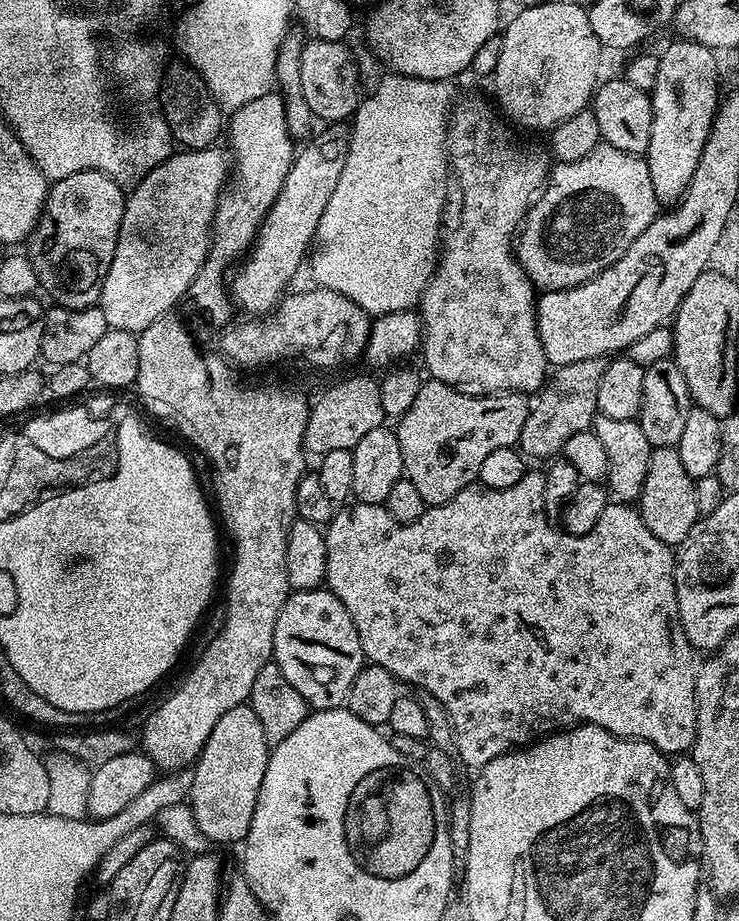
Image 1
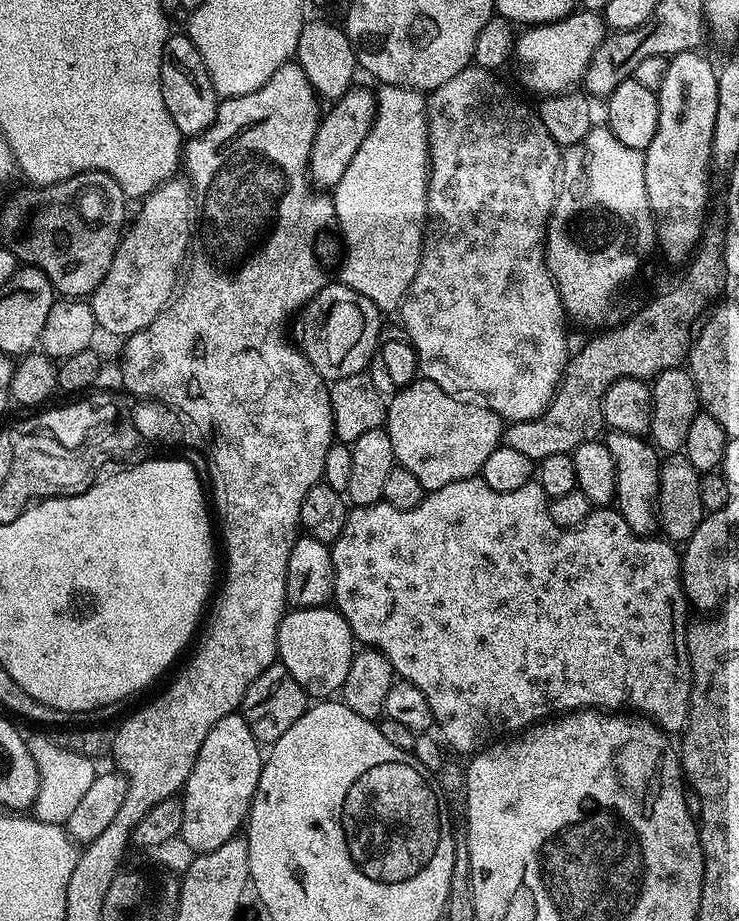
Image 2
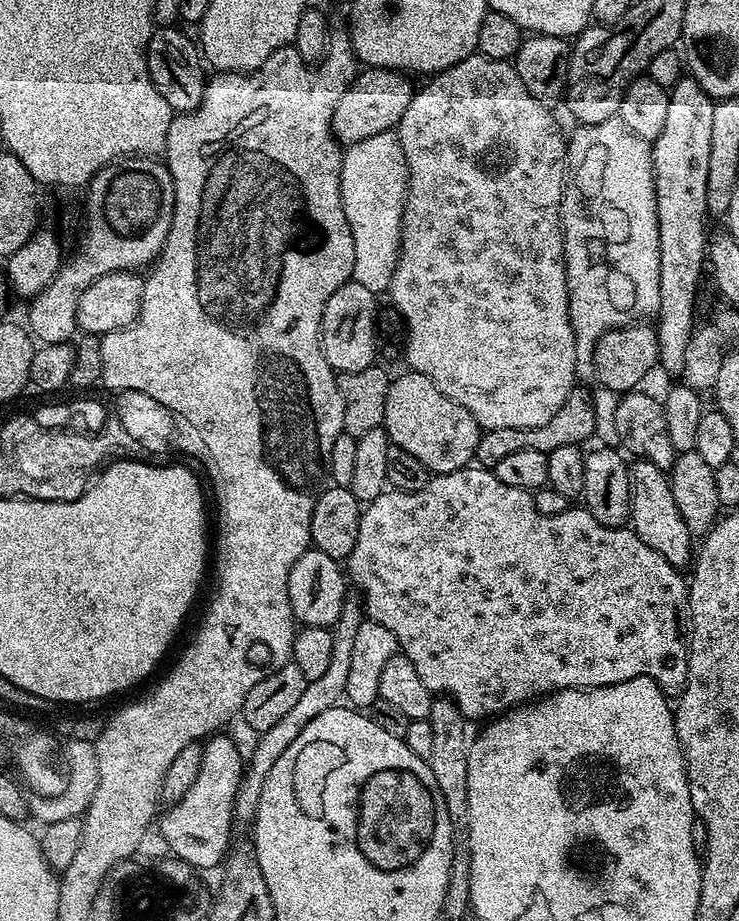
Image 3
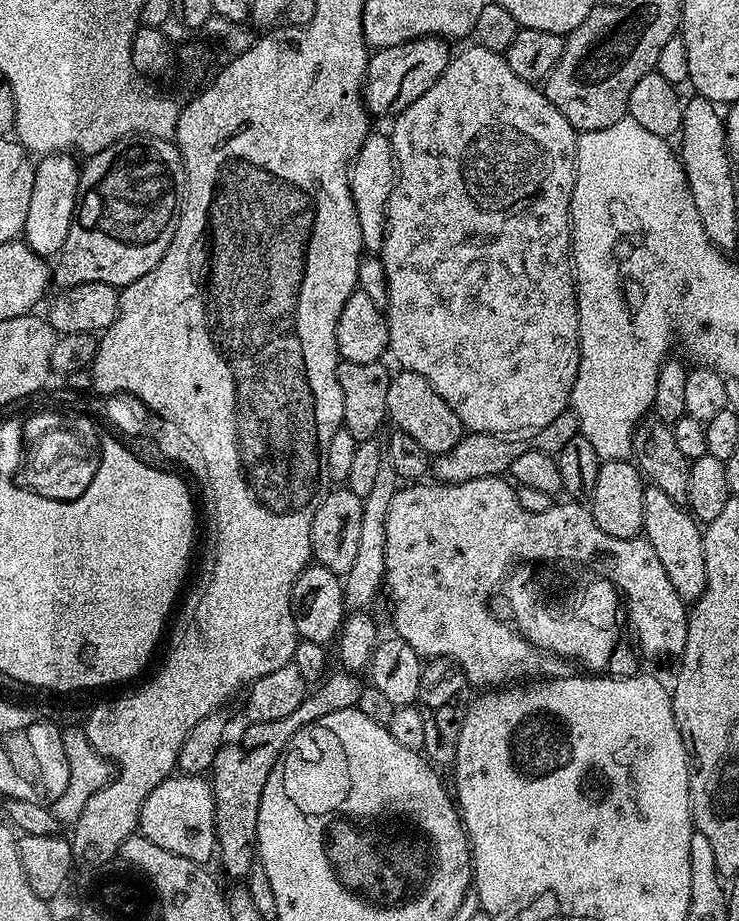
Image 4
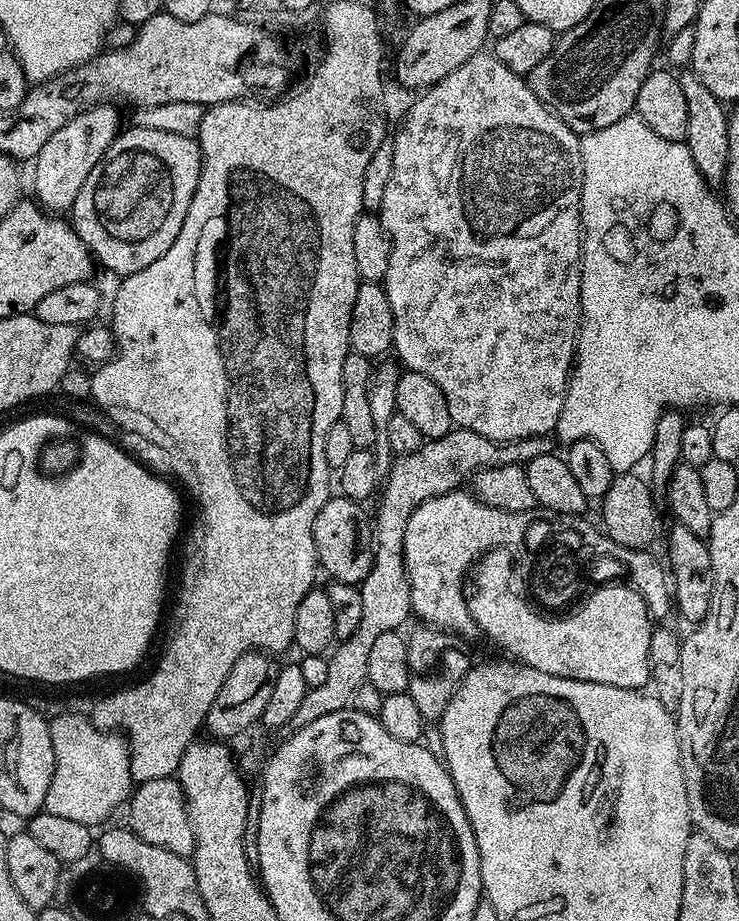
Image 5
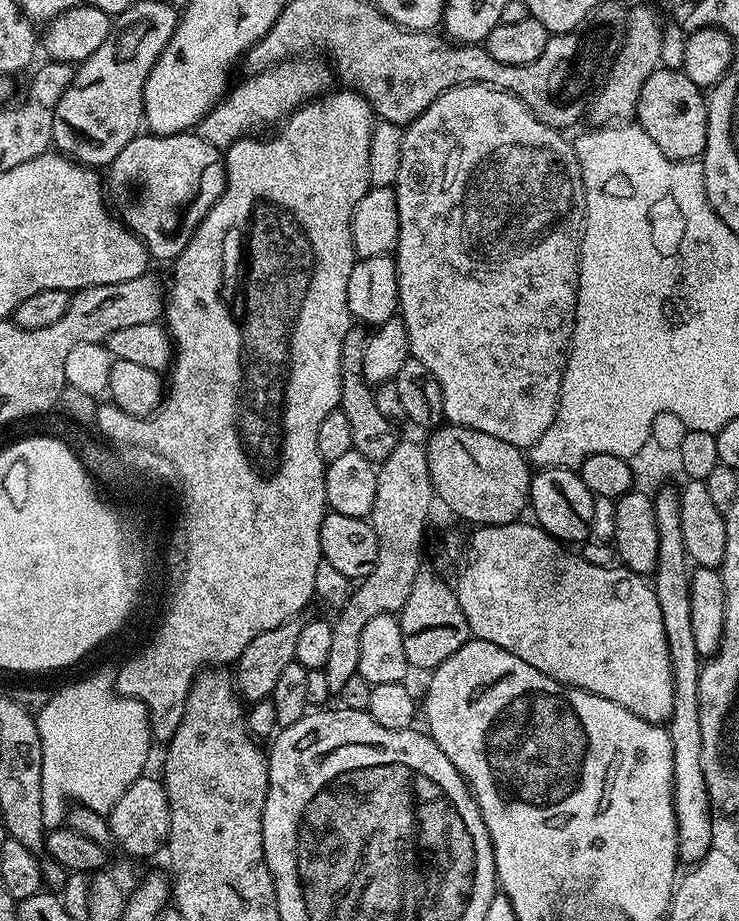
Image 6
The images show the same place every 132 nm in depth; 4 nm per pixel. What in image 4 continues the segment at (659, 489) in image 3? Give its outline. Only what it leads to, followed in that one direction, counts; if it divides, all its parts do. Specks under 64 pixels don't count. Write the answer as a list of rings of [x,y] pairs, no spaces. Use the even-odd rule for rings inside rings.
[[[654,486],[644,490],[644,530],[643,539],[654,546],[654,554],[658,554],[658,562],[666,569],[670,583],[678,593],[678,598],[685,602],[695,602],[706,590],[706,550],[701,525],[687,507],[678,505],[670,494],[658,490]]]

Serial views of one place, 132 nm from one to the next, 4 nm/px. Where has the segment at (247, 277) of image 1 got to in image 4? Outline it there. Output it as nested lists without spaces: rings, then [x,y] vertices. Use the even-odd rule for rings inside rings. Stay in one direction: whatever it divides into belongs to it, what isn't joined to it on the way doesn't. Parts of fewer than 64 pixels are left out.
[[[419,36],[398,46],[381,48],[373,51],[368,58],[368,69],[364,75],[364,106],[373,117],[388,116],[395,117],[410,102],[418,102],[434,82],[446,70],[450,59],[448,52],[449,41],[438,36]]]

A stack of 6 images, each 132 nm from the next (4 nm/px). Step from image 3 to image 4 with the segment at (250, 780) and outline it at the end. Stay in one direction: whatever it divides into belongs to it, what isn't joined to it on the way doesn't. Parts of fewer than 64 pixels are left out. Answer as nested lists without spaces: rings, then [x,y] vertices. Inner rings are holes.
[[[386,458],[382,466],[378,466],[378,475],[374,482],[374,490],[362,499],[362,531],[358,541],[358,555],[354,558],[354,566],[342,577],[344,586],[344,606],[348,610],[364,610],[376,600],[376,594],[381,593],[384,584],[384,551],[386,550],[386,518],[390,510],[390,502],[394,502],[394,494],[398,490],[398,477]]]

